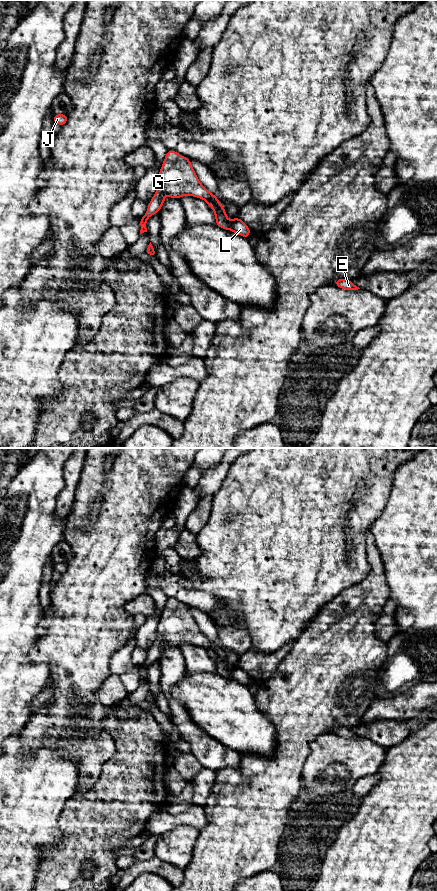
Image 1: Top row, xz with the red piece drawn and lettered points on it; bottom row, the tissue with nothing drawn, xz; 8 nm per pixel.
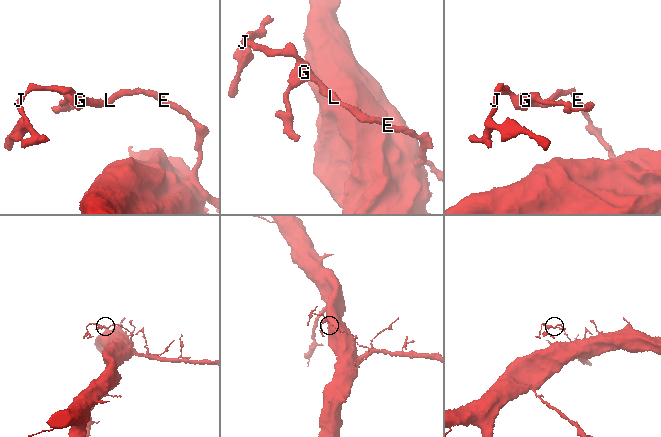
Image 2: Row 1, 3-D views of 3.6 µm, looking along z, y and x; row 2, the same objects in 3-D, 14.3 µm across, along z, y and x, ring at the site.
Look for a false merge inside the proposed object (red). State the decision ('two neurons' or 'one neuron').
one neuron

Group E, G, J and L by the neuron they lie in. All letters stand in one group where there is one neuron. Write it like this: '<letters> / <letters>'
E G J L

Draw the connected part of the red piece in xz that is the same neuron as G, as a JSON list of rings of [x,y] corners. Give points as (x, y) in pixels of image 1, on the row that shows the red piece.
[[[167,151],[160,174],[157,177],[156,188],[157,191],[149,202],[146,214],[140,218],[140,234],[147,232],[147,219],[159,212],[165,202],[166,199],[160,192],[164,188],[170,198],[179,199],[183,195],[202,198],[214,211],[216,225],[231,230],[247,239],[249,238],[251,232],[249,227],[239,217],[231,221],[227,220],[225,209],[220,205],[218,198],[199,182],[191,166],[190,159],[180,156],[176,151]]]

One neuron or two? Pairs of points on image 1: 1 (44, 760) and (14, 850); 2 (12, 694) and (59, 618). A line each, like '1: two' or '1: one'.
1: one
2: two

